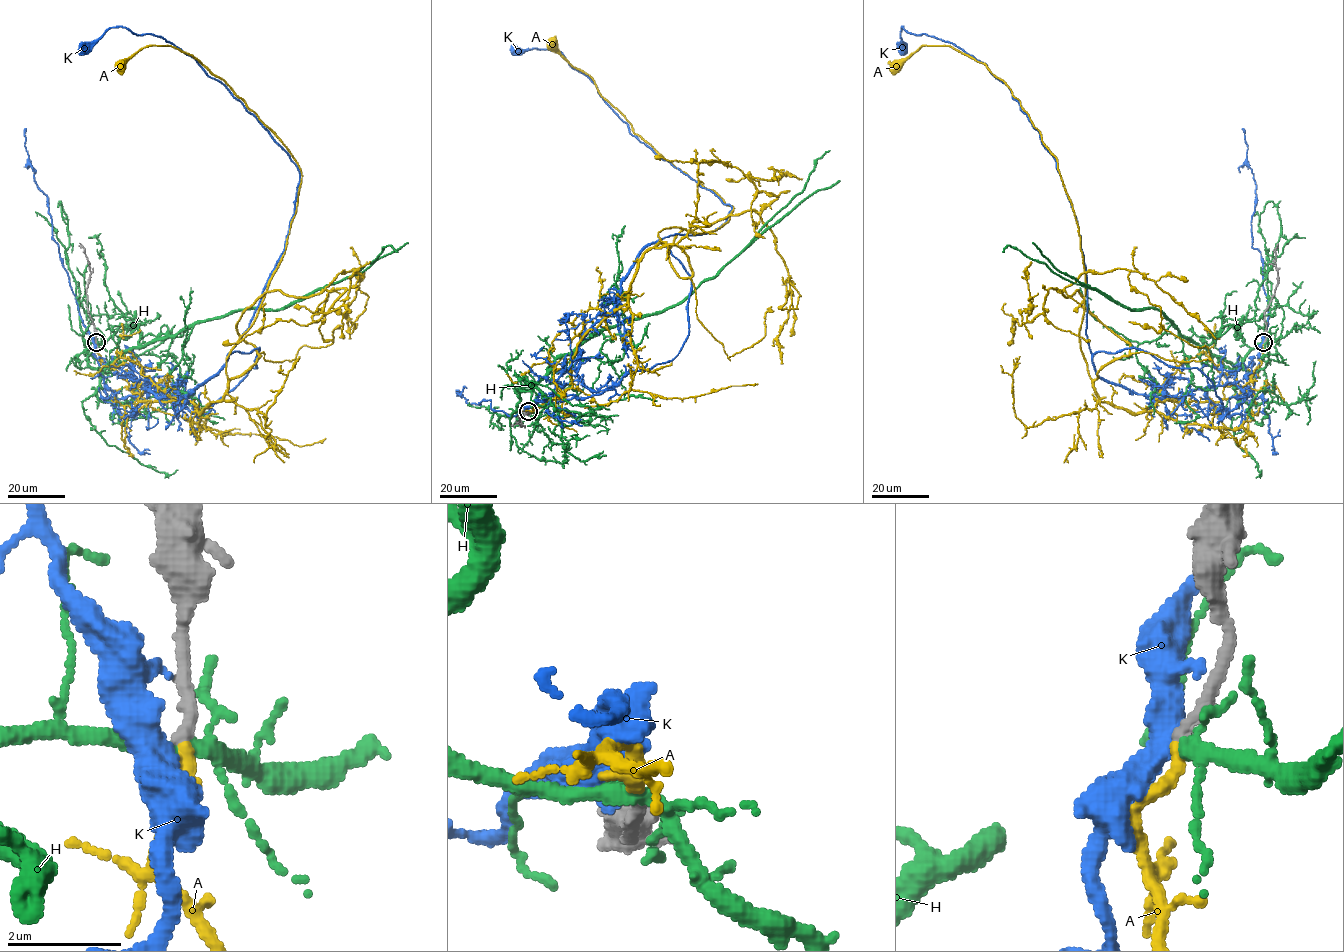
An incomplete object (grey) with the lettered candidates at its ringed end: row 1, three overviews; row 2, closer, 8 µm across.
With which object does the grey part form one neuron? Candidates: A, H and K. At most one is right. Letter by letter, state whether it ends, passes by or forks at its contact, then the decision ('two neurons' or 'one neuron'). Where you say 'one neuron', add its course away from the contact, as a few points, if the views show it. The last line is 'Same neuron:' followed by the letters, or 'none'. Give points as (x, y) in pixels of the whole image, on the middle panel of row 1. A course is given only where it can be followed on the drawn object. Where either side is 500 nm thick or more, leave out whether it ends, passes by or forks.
A: it ends; one neuron; course (527, 412), (570, 388), (576, 344), (628, 300), (662, 229), (708, 233), (734, 209), (633, 132), (552, 44)
H: it forks; two neurons
K: two neurons
Same neuron: A

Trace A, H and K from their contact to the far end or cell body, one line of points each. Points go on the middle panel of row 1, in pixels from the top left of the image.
A: (527, 412), (570, 388), (576, 344), (628, 300), (662, 229), (708, 233), (734, 209), (633, 132), (552, 44)
H: (527, 412), (517, 406), (520, 391), (556, 359), (626, 319), (679, 304), (801, 191), (830, 150)
K: (526, 412), (603, 391), (579, 379), (578, 342), (638, 253), (731, 207), (557, 51), (515, 51)

